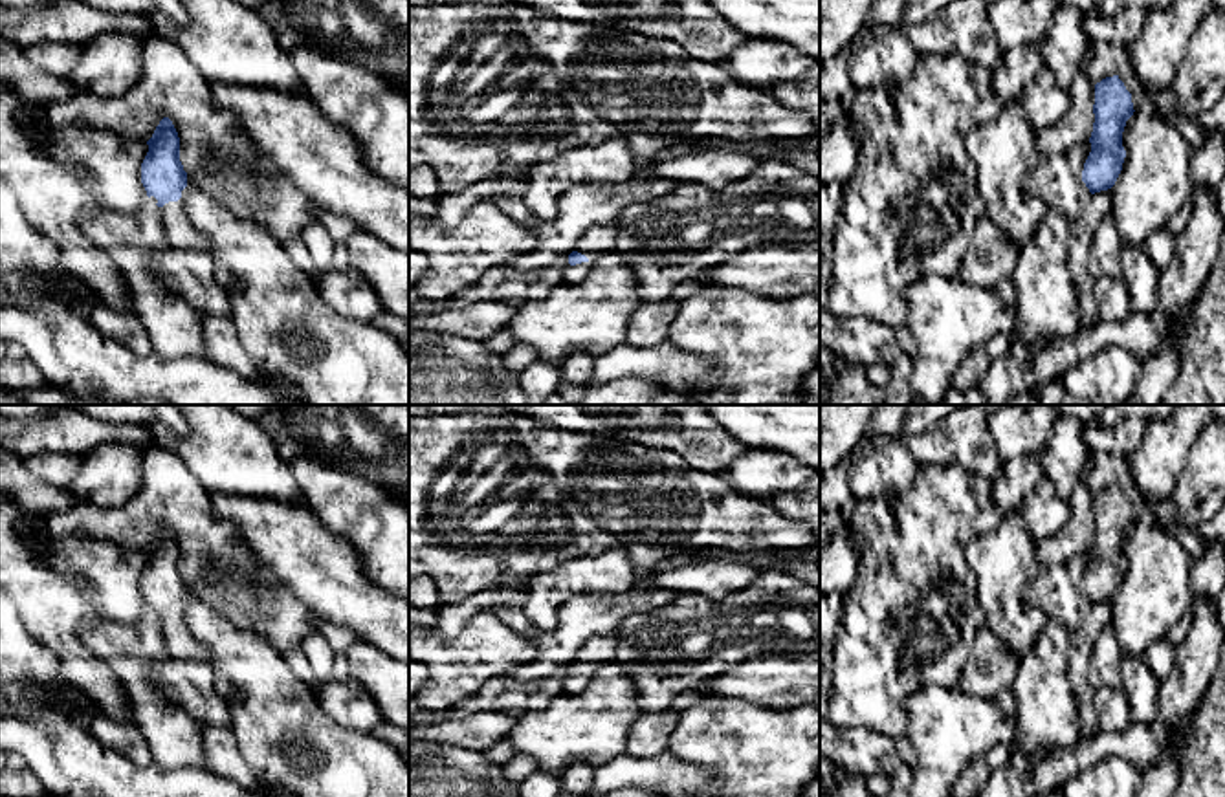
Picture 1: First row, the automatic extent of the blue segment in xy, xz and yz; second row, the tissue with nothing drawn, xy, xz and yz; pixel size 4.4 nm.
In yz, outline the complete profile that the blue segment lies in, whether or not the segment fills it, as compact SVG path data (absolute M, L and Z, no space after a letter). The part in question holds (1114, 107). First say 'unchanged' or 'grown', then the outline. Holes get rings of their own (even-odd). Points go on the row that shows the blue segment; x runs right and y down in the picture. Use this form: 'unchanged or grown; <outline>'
unchanged; M1119 75L1095 84L1091 152L1082 170L1082 181L1091 194L1115 185L1126 158L1122 132L1133 112L1131 93Z

